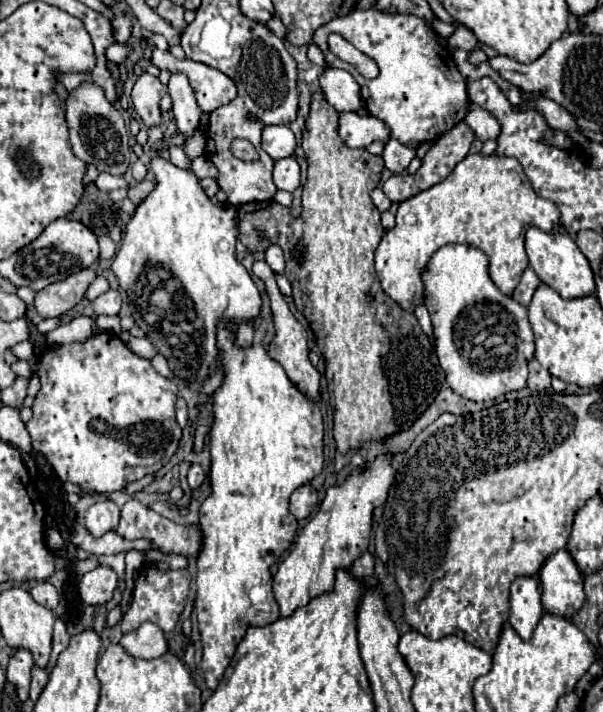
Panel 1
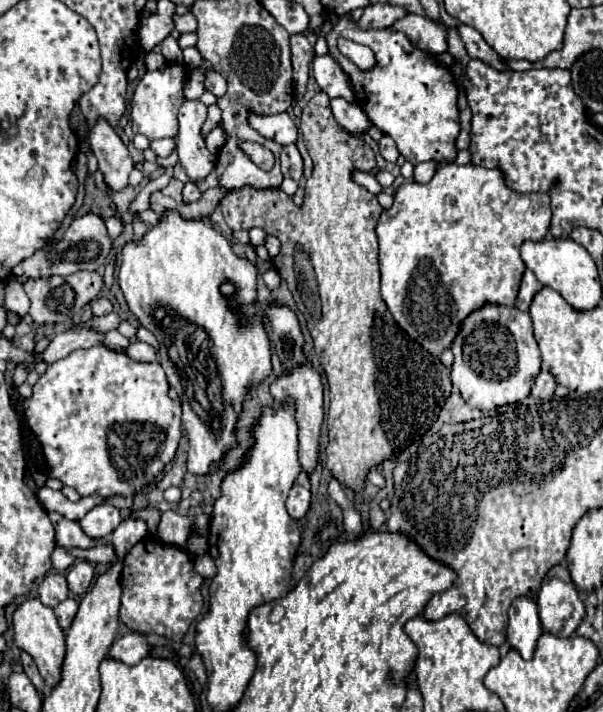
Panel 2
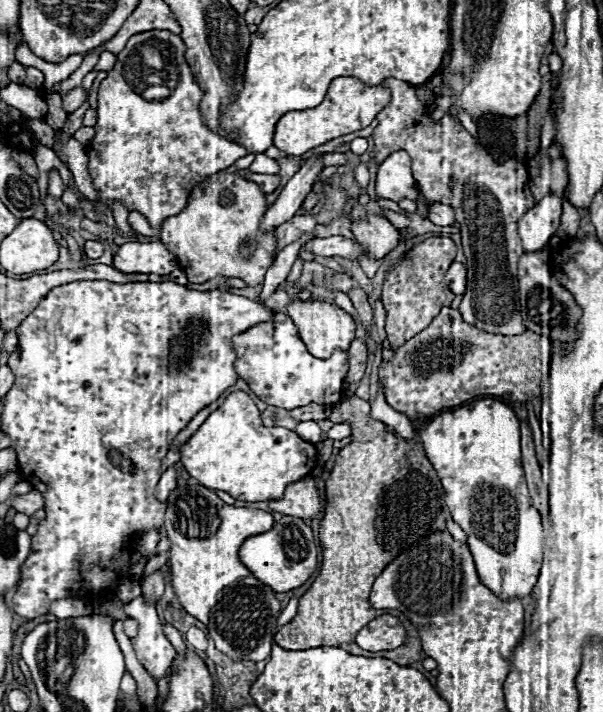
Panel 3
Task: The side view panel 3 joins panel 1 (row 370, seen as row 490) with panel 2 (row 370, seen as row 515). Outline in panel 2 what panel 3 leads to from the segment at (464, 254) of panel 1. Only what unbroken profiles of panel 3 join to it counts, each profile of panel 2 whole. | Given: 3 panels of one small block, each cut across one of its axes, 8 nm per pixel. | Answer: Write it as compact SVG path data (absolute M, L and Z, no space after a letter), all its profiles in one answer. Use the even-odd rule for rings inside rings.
M484 304L468 314L452 342L452 352L452 384L460 390L464 400L478 410L492 410L524 400L540 372L540 350L532 334L530 314L514 306Z

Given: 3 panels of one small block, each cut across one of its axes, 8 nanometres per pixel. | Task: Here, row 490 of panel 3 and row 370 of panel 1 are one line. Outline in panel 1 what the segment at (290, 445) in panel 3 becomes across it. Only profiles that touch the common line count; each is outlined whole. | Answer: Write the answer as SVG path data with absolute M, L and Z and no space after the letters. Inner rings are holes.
M220 328L218 332L218 340L220 340L220 362L222 362L222 370L226 372L226 378L224 378L224 384L220 386L220 390L214 394L214 424L210 428L210 454L212 454L212 470L210 470L210 482L212 482L212 496L208 496L204 500L204 504L200 506L200 528L202 528L202 534L204 534L204 544L202 544L202 550L200 550L200 556L198 556L198 594L196 594L196 618L198 618L198 628L200 628L200 636L202 636L202 648L204 648L204 656L202 656L202 670L204 670L204 676L206 676L206 684L210 690L216 690L218 682L222 680L234 652L236 652L236 646L240 644L240 640L244 638L248 626L252 624L270 624L272 620L276 620L280 616L280 610L278 610L278 602L272 594L272 572L270 572L270 566L276 564L282 554L292 546L294 542L294 536L296 536L296 528L298 528L298 522L296 518L288 512L288 496L304 486L306 482L310 482L314 476L318 476L323 469L323 436L324 436L324 425L323 416L318 408L318 404L310 402L286 376L284 368L280 368L280 364L276 364L276 360L272 360L266 352L264 346L250 346L246 350L240 350L236 346L236 338L232 332L228 332L226 328Z

